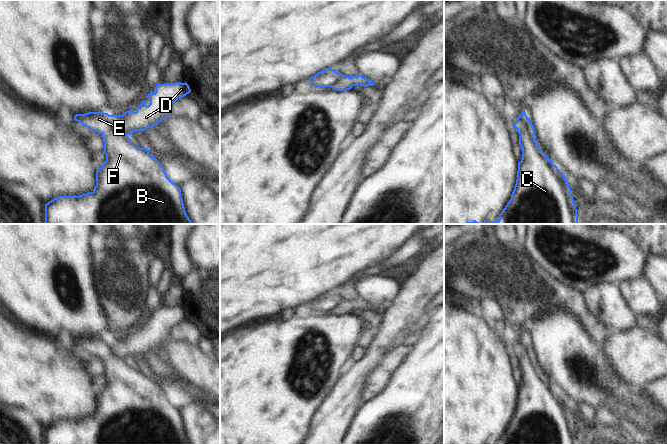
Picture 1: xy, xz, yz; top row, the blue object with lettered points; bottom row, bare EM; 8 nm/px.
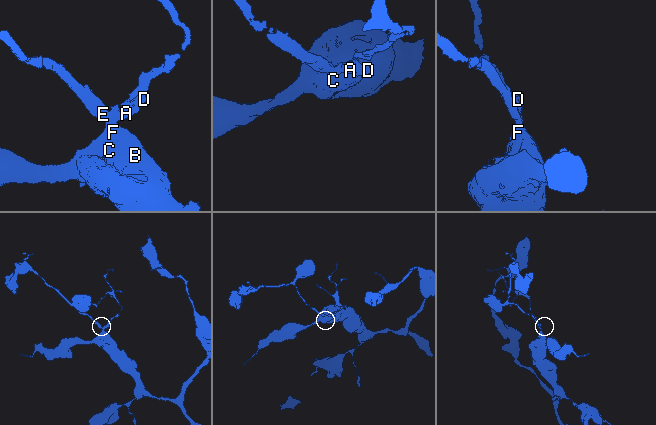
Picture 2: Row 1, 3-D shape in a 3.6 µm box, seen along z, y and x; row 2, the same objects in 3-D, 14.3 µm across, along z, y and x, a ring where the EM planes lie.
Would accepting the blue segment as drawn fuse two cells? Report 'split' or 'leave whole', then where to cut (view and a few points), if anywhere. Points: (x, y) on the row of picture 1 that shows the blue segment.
split; cut xy (109, 115), (109, 131), (126, 136)

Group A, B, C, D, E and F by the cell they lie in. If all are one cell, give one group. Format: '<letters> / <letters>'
A D / B C E F

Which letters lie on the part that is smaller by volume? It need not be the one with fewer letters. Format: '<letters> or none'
A, D

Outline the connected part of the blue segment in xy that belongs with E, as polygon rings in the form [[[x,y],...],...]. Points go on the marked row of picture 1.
[[[88,112],[85,114],[76,114],[74,120],[102,135],[104,141],[104,154],[106,161],[103,162],[101,168],[96,171],[96,186],[92,192],[79,196],[59,196],[45,204],[45,223],[46,224],[193,224],[186,214],[183,199],[181,197],[181,189],[173,183],[165,172],[163,165],[153,156],[150,155],[147,148],[136,147],[128,136],[111,134],[110,115],[103,112]]]

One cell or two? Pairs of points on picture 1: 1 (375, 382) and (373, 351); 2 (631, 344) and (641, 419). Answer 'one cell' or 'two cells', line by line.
1: two cells
2: two cells

